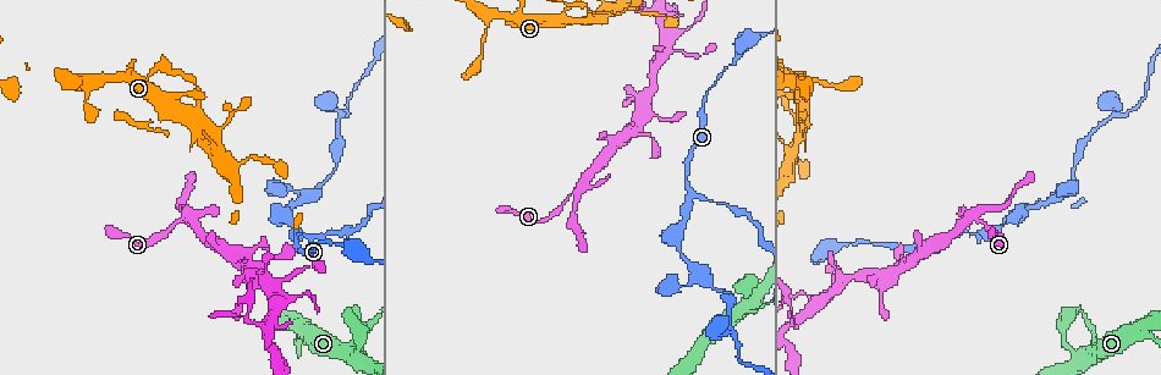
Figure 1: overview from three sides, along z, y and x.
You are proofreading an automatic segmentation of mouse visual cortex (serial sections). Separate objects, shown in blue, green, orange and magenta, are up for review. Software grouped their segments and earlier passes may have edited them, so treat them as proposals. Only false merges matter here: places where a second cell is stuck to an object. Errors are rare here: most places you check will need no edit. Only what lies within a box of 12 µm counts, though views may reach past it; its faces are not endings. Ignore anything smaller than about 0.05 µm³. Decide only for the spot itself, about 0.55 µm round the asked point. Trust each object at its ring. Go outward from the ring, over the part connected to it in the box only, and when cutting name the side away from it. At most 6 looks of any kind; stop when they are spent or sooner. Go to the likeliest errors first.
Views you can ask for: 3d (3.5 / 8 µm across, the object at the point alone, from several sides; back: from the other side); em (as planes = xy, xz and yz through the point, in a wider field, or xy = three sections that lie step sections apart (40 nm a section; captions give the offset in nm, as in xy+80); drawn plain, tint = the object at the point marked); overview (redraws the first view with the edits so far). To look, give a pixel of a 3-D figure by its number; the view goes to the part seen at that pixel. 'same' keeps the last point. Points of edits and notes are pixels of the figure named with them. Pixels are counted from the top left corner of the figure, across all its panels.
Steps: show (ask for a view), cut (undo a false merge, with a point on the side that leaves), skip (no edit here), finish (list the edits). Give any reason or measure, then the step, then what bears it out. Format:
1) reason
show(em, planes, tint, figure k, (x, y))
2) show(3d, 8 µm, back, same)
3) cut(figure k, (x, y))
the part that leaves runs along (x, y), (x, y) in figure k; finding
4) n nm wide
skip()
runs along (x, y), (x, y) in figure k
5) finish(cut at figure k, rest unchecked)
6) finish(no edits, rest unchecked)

thick turns thin
show(3d, 8 µm, figure 1, (299, 235))

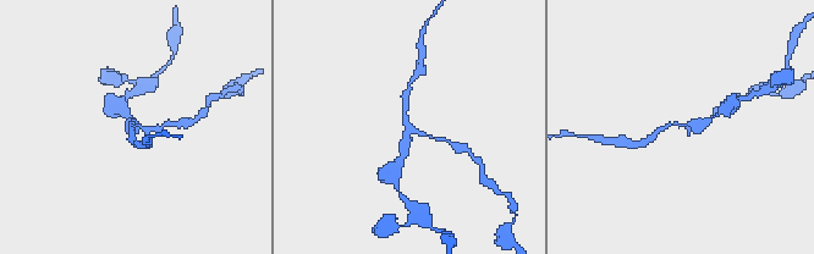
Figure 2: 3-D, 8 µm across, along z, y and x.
show(em, xy, step 3, tint, figure 2, (409, 126))

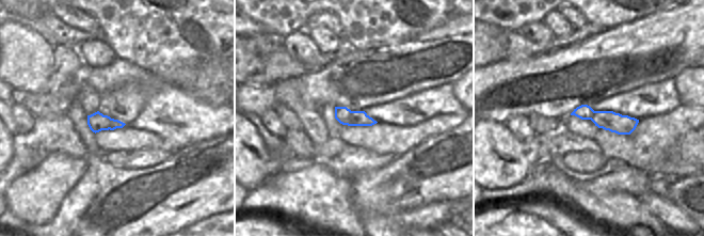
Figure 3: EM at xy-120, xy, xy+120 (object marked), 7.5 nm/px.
cut(figure 2, (158, 128))
border along (352, 111), (347, 124) in figure 3; a second cell is stuck on

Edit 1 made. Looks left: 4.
show(3d, 3.5 µm, figure 1, (183, 218))

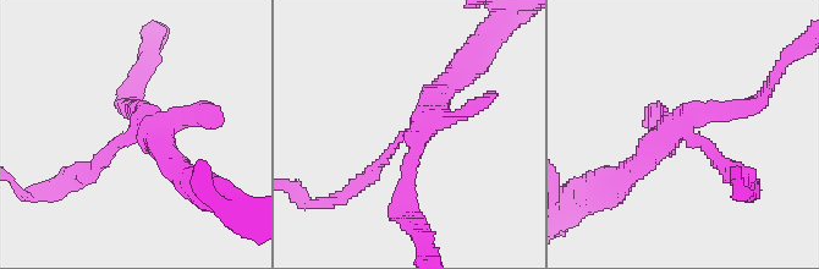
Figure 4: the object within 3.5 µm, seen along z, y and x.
show(em, xy, step 3, tint, figure 4, (685, 130))

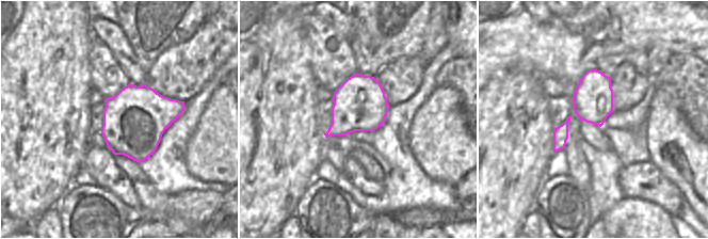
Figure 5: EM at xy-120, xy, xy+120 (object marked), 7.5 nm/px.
skip()
runs along (364, 179), (424, 122), (454, 78) in figure 4; continuous, no second cell

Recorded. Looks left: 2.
four or more arms meet
show(em, planes, tint, figure 1, (898, 264))

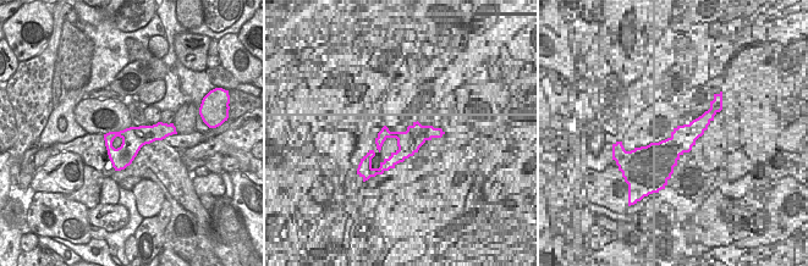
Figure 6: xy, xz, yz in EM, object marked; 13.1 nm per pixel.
see where the arms go
show(3d, 3.5 µm, same)

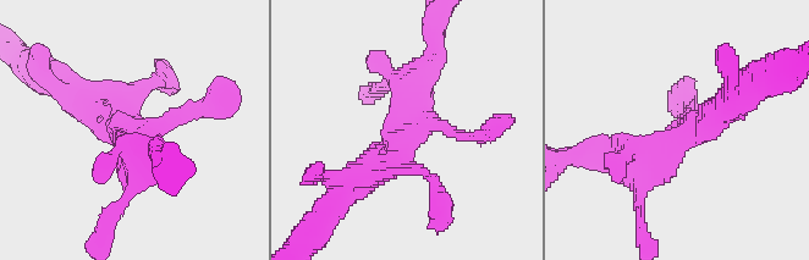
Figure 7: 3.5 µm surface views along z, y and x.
4 arms; arms of 150, 150, 400, 450 nm
skip()
runs along (358, 177), (407, 147), (430, 68) in figure 7; all the same cell

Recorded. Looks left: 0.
finish(cut at figure 2, rest unchecked)

